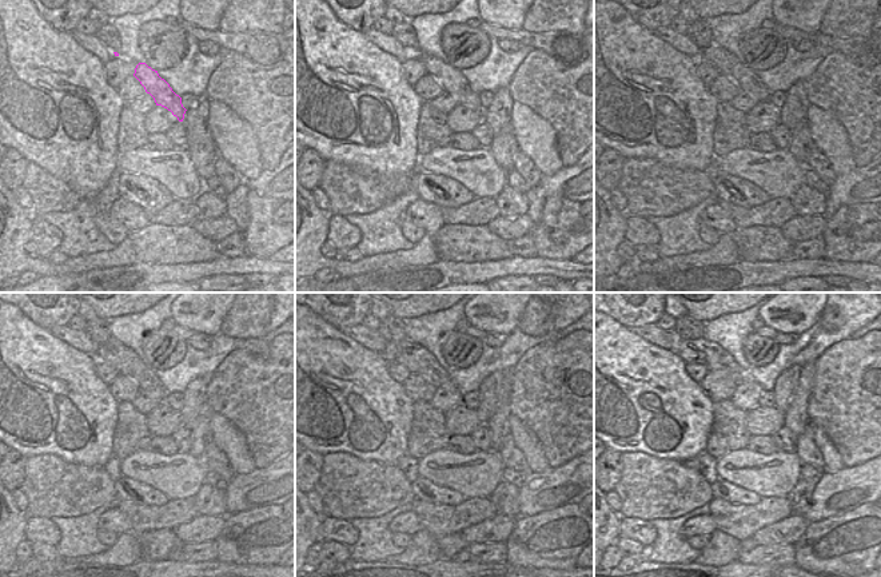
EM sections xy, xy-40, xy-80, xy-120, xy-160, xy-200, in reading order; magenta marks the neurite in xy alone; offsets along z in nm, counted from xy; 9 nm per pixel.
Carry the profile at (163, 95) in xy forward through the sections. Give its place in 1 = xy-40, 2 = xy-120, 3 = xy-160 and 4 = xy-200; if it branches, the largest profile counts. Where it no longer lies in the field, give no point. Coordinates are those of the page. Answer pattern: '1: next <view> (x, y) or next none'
1: next xy-40 (453, 82)
2: next xy-120 (126, 361)
3: next xy-160 (417, 358)
4: next xy-200 (716, 358)

